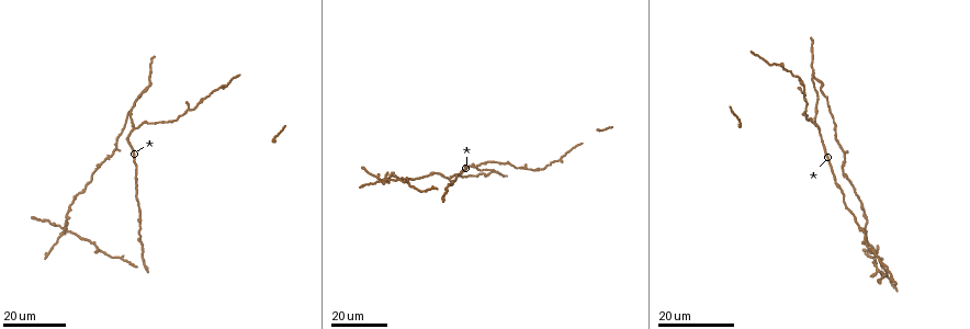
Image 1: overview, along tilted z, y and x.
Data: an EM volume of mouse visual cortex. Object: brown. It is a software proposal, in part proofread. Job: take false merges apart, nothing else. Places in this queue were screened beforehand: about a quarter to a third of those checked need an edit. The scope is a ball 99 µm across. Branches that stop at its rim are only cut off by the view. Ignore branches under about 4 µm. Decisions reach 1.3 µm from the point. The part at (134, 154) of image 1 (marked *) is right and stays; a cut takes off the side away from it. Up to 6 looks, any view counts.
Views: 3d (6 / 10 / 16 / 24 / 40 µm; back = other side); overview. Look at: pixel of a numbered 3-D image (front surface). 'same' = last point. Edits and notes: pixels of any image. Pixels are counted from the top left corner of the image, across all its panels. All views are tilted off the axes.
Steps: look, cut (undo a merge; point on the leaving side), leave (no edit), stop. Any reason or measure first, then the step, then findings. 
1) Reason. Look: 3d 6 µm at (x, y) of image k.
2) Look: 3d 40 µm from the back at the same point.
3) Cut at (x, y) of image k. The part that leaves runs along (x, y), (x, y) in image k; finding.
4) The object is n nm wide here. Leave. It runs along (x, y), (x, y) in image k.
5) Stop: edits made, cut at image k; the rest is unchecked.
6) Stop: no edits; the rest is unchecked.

Calibre changes. Look: 3d 24 µm at (802, 85) of image 1.

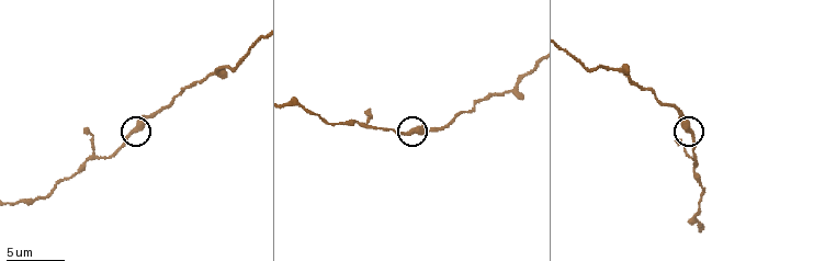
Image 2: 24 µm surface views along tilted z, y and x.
Look: 3d 6 µm at (694, 136) of image 2.

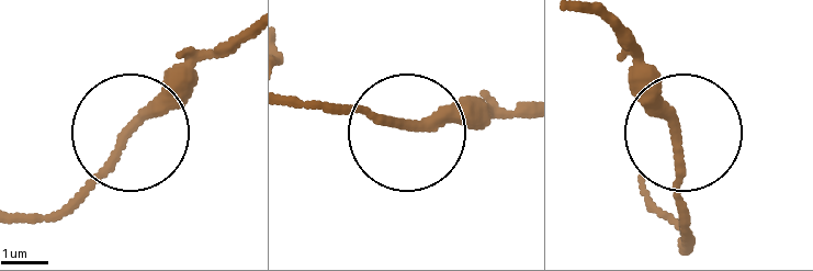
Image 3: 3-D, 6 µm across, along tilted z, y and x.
Leave. It runs along (14, 216), (60, 202), (214, 46) in image 3; one neuron here.

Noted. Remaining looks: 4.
A fork. Look: 3d 24 µm at (494, 172) of image 1.

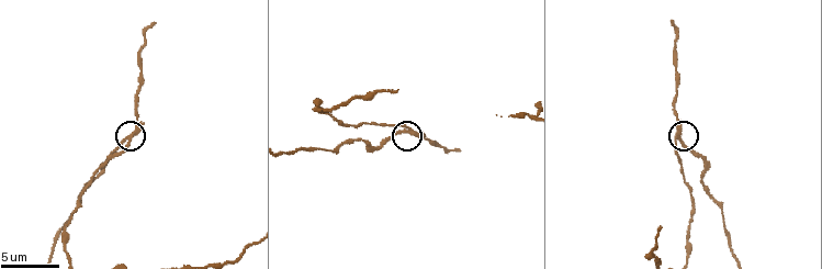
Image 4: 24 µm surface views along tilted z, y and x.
Look: 3d 6 µm at (127, 136) of image 4.

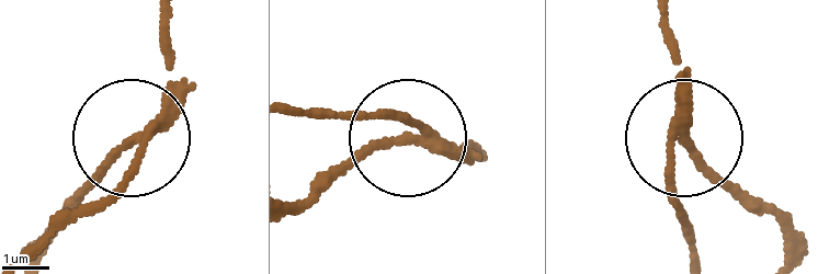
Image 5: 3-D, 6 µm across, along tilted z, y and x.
The object is 190 nm wide here. Cut at (120, 155) of image 5. The part that leaves runs along (684, 100), (702, 152), (787, 247) in image 5; a second neuron is stuck on.

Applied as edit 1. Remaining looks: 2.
Three arms meet. Look: 3d 16 µm at (319, 109) of image 4.

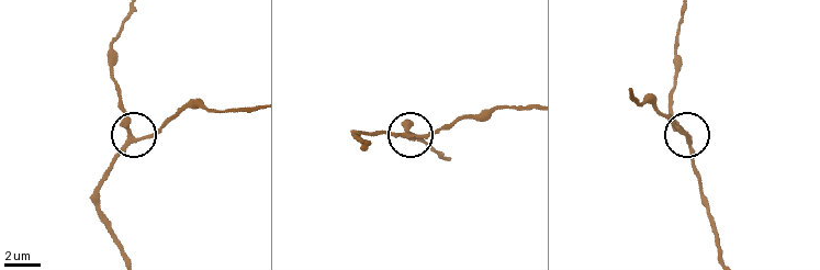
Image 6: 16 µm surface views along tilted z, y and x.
Look: 3d 16 µm from the back at (407, 133) of image 6.

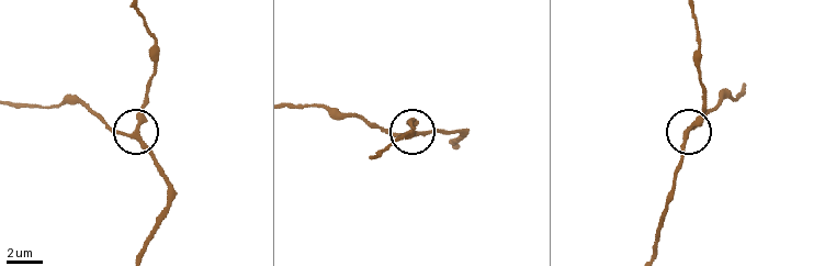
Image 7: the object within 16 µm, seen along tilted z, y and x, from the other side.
The object is 210 nm wide here. Leave. Continuous, no second neuron.

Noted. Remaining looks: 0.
Stop: edits made, cut at image 5; the rest is unchecked.

